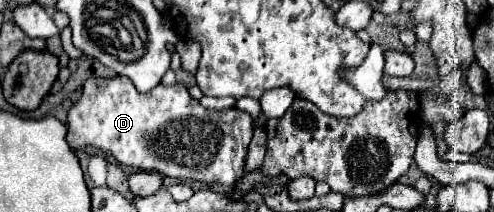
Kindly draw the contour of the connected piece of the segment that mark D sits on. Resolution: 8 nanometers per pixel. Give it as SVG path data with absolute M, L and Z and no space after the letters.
M91 77L83 83L83 91L79 101L67 113L67 143L73 153L97 149L113 155L123 167L135 167L139 171L157 171L163 177L179 179L179 181L199 181L199 183L221 183L233 185L243 175L243 165L247 157L247 149L253 137L253 117L235 107L225 111L207 111L195 101L187 87L177 83L167 87L159 83L159 87L149 93L139 93L131 79L113 77L101 79Z

